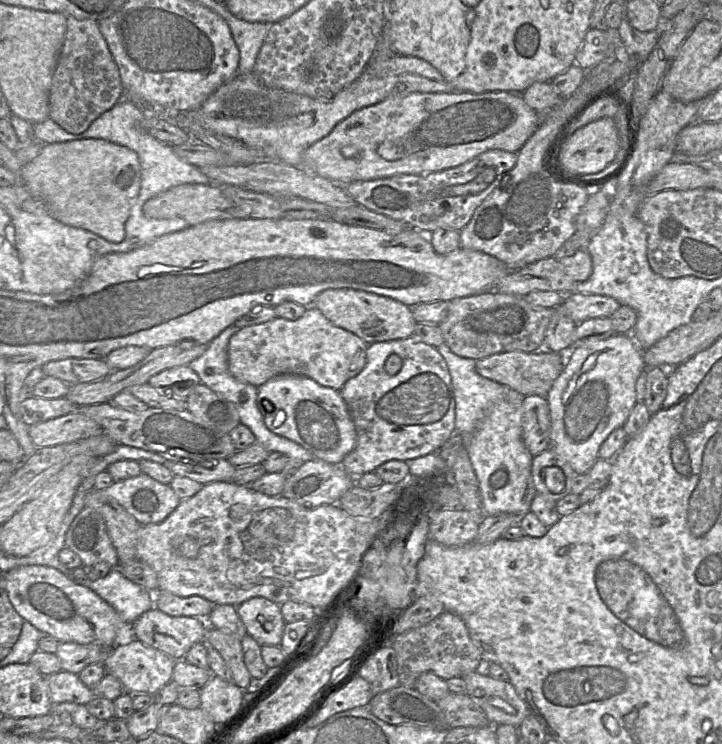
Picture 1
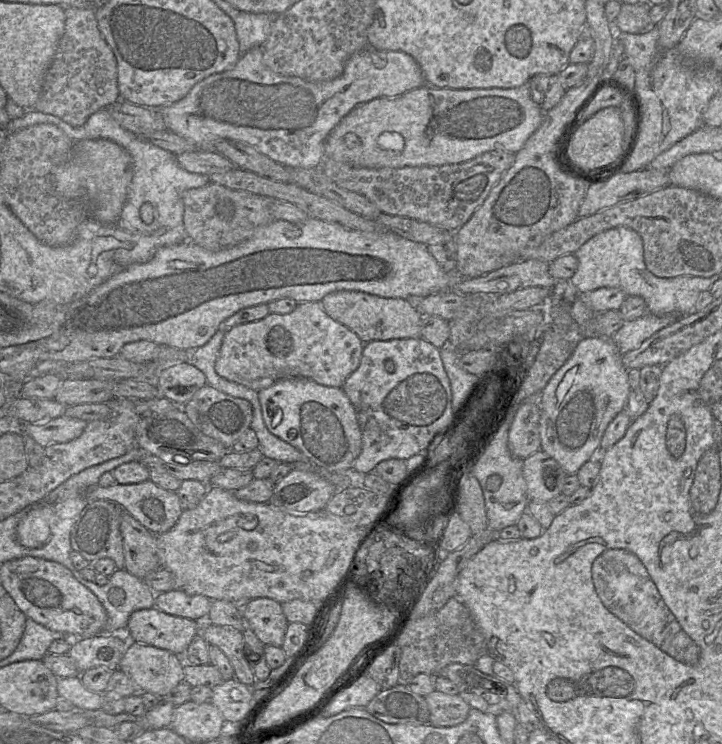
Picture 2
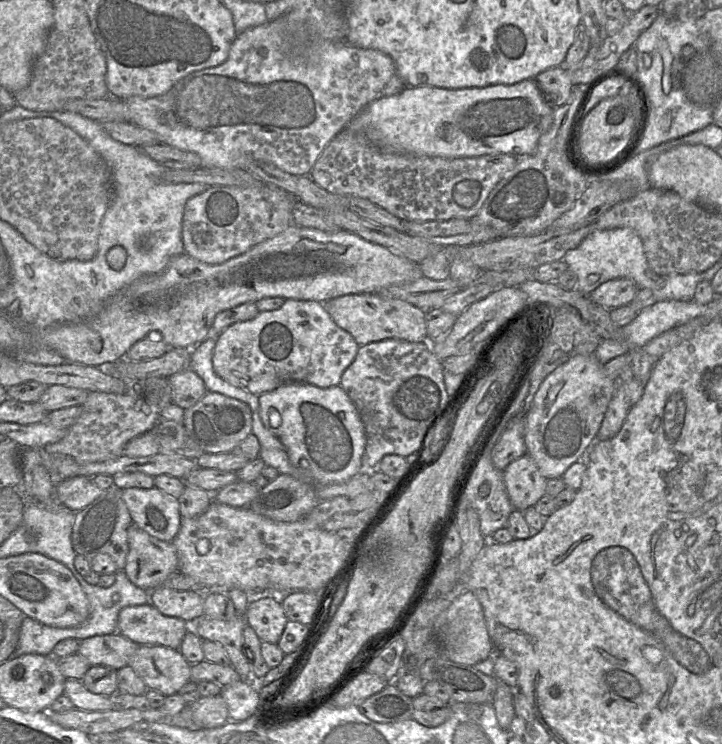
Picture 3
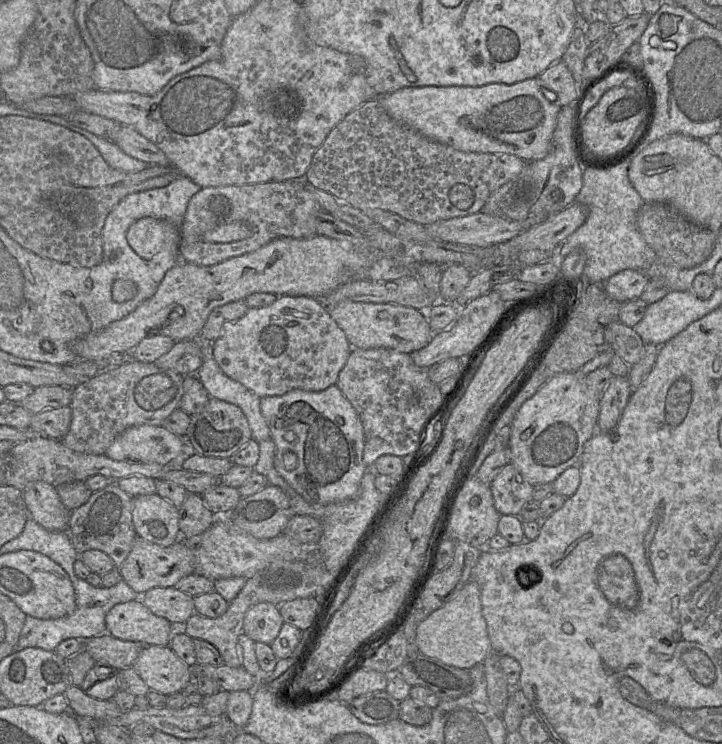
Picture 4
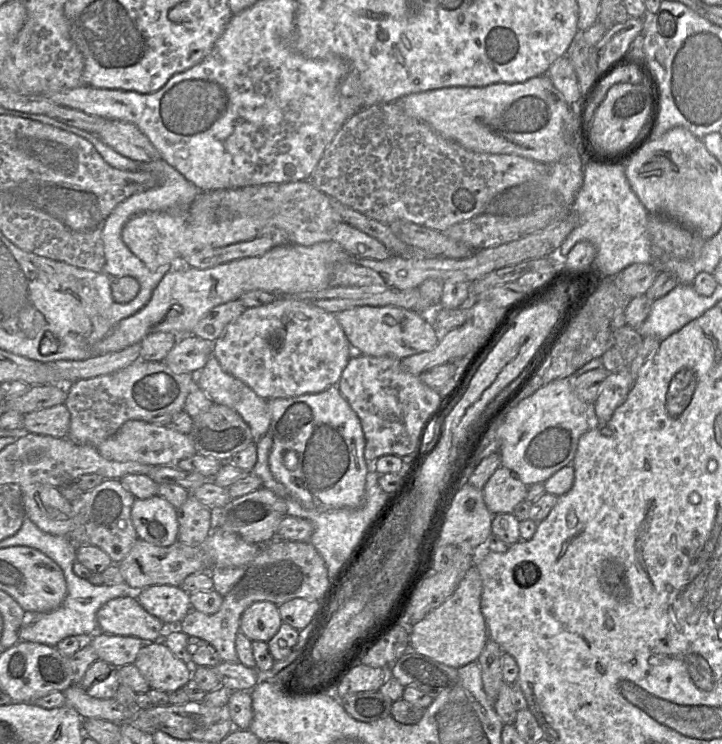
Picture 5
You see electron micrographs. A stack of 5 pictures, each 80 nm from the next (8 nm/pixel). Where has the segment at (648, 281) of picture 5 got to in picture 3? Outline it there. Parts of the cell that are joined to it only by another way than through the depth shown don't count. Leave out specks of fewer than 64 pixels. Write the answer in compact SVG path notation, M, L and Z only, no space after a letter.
M617 278L602 283L589 294L589 297L594 303L606 309L615 309L630 304L638 290L633 280Z

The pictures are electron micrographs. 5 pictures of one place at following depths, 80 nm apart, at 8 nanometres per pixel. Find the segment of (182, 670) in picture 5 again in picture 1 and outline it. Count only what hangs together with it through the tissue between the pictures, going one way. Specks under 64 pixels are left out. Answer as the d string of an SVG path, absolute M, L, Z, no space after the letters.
M128 638L121 641L105 662L107 673L112 674L122 683L125 691L130 694L146 693L153 695L163 686L172 681L175 663L167 654L149 646L138 639Z

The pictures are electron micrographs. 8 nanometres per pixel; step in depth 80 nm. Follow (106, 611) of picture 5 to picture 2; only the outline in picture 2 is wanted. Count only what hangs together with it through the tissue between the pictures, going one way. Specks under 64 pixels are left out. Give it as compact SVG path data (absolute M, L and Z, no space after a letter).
M154 606L133 612L126 631L131 642L182 656L197 634L197 624L194 620L167 614Z

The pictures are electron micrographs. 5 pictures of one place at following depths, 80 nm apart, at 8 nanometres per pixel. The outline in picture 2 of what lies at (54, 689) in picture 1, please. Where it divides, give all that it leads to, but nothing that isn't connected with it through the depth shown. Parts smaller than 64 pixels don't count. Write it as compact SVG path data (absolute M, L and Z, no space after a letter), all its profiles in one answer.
M79 676L58 678L58 694L70 701L76 711L100 710L102 706L102 694L86 689Z

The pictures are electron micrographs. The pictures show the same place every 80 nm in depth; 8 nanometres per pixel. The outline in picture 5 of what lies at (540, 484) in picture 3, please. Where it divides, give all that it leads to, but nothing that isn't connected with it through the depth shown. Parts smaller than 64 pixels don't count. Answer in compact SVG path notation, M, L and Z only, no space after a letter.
M501 466L482 489L484 502L492 514L512 513L526 499L527 491L514 472Z

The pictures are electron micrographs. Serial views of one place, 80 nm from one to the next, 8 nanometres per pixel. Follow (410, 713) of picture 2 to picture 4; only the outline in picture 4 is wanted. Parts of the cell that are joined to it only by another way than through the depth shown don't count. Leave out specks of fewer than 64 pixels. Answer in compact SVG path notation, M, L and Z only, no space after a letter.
M385 690L366 693L346 703L351 713L367 724L384 724L399 718L401 701Z

